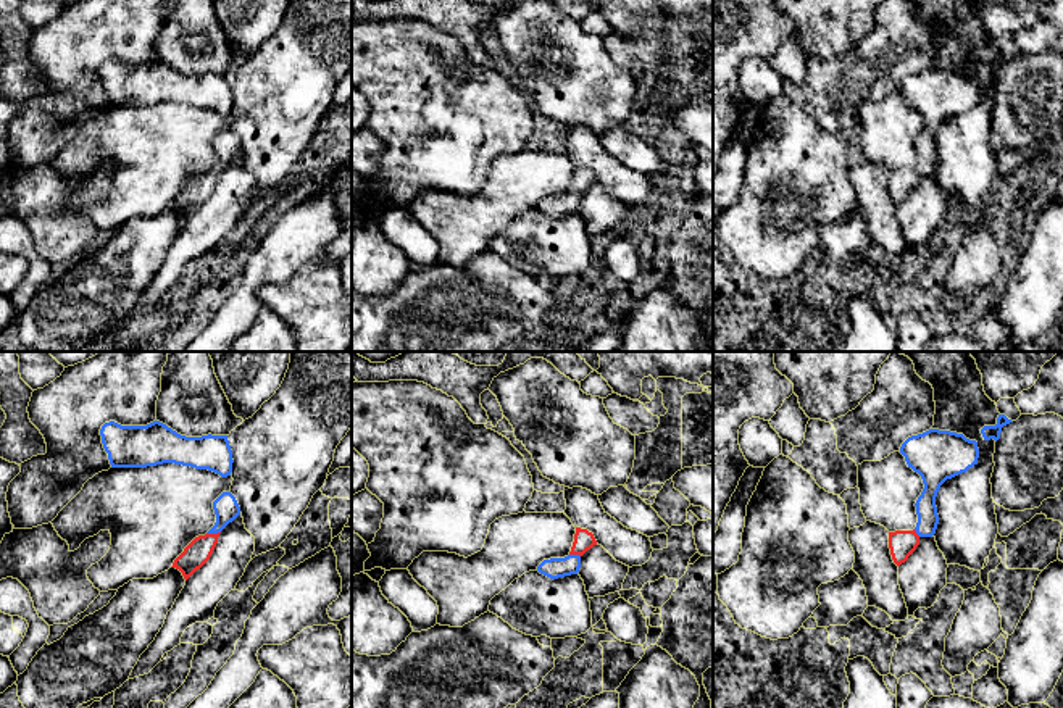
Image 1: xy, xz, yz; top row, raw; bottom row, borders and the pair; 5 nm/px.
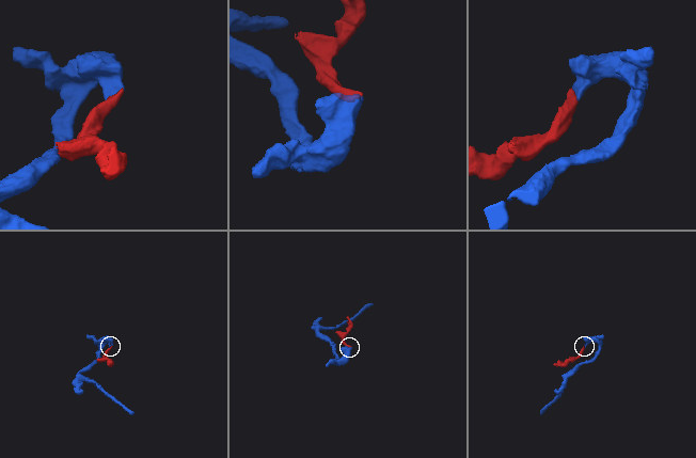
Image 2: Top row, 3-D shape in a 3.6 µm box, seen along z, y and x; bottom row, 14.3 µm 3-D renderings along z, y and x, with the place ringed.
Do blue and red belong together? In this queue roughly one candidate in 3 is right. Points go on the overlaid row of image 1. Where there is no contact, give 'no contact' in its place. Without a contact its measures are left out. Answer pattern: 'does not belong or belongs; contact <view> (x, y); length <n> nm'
belongs; contact xy (213, 533); length 70 nm

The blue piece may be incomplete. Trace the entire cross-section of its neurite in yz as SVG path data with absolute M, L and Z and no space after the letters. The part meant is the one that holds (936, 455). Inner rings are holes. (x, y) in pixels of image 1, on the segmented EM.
M929 429L908 437L902 444L900 453L908 468L921 476L924 489L915 503L916 527L889 532L889 548L897 566L916 550L921 537L936 534L939 524L936 497L940 485L978 464L979 448L976 440L969 440L963 434Z

